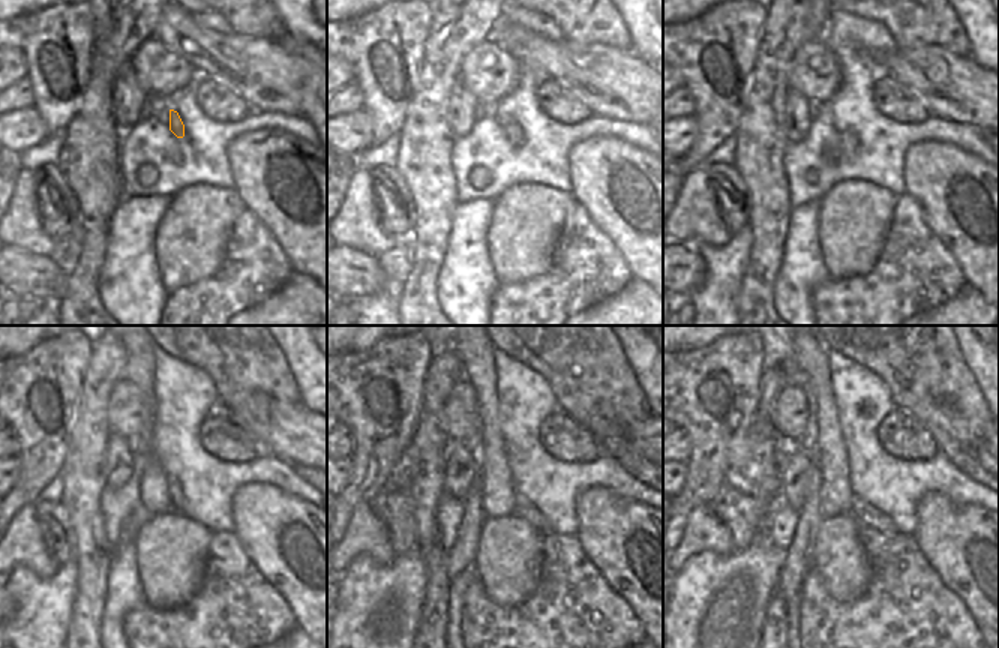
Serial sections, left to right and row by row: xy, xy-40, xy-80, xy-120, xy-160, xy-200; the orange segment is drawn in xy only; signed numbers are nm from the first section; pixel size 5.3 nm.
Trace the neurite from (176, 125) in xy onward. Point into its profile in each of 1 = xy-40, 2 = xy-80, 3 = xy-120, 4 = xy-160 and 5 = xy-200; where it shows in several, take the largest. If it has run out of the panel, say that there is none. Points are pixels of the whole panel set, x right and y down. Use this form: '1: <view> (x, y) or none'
1: xy-40 (513, 134)
2: xy-80 (848, 138)
3: xy-120 (176, 495)
4: xy-160 (522, 507)
5: xy-200 (864, 513)

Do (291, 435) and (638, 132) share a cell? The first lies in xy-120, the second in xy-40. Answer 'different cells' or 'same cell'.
different cells

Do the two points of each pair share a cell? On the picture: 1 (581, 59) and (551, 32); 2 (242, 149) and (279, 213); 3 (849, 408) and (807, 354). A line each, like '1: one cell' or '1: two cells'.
1: two cells
2: one cell
3: two cells

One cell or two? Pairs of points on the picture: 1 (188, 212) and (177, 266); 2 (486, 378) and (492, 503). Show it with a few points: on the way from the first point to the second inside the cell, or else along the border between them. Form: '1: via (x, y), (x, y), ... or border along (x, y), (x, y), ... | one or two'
1: via (188, 225), (182, 233), (182, 252) | one
2: via (486, 410), (491, 432), (492, 471) | one

